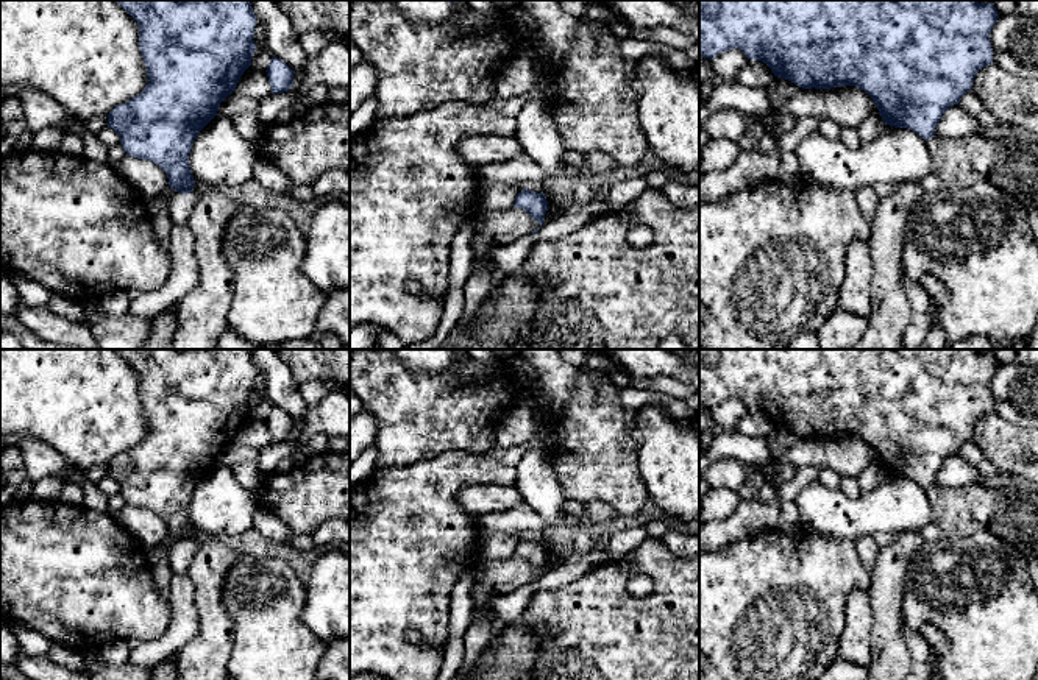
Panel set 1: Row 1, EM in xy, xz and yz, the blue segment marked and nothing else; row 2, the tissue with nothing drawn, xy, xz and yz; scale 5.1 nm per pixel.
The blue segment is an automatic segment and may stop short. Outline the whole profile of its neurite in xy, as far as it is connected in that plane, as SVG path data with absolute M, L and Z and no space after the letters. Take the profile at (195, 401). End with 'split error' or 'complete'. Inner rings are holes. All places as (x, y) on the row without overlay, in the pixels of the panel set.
M250 349L116 351L139 374L148 430L139 444L108 463L108 476L120 485L126 505L155 512L167 522L169 537L187 544L195 533L189 515L192 493L253 413L256 363Z; complete

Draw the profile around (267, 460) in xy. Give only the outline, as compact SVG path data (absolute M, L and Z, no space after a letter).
M289 441L284 443L270 443L264 449L259 451L256 465L259 473L264 477L273 474L279 465L279 462L295 451L295 446Z

